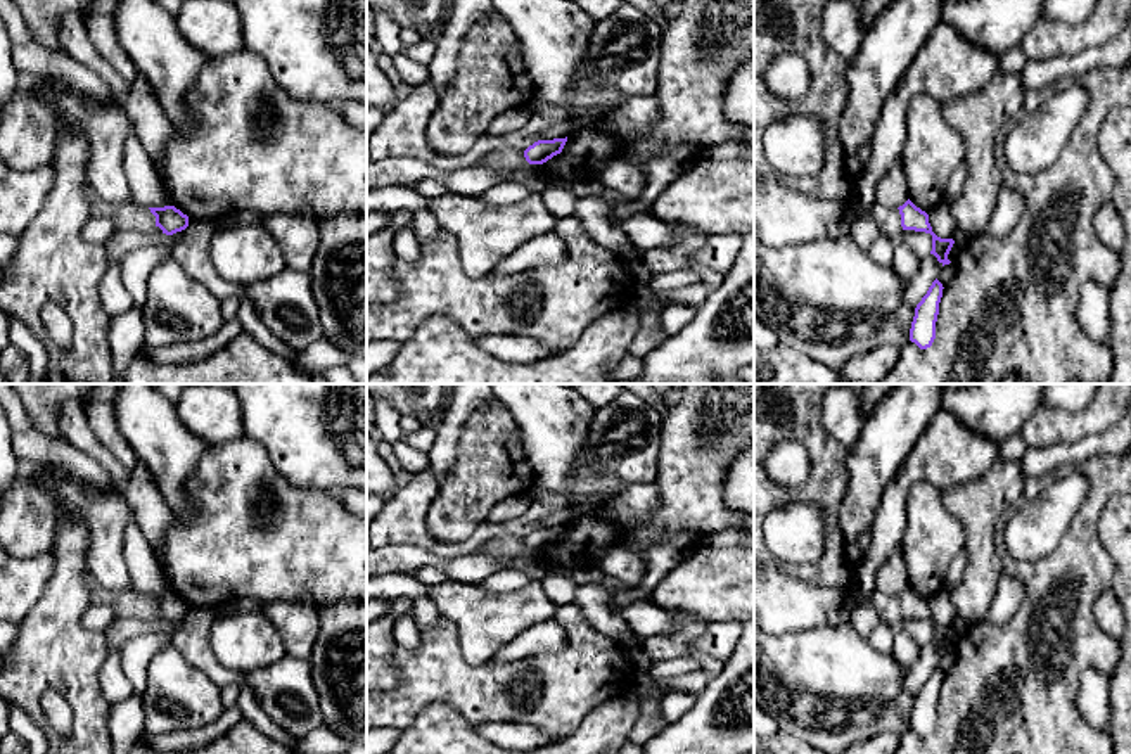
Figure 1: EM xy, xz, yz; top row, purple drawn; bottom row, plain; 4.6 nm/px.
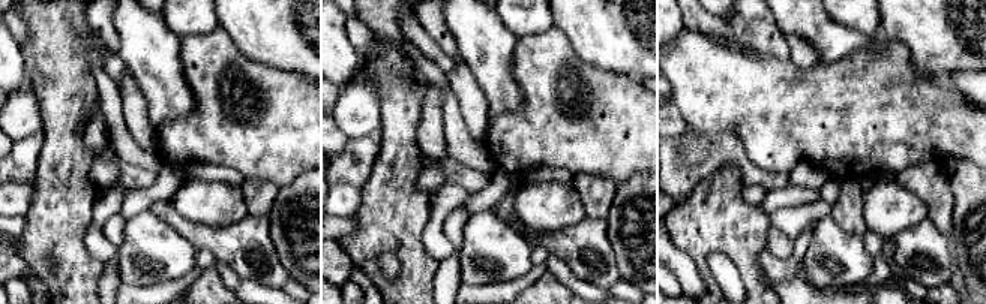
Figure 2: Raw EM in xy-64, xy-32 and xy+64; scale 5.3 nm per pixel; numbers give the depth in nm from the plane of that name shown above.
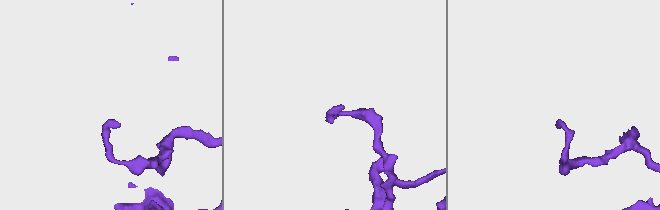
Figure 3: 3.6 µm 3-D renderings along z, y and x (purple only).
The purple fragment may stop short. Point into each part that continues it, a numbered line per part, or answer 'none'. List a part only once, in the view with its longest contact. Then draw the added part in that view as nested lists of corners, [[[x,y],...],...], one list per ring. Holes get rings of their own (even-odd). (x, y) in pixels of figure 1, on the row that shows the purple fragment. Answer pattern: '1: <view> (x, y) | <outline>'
none

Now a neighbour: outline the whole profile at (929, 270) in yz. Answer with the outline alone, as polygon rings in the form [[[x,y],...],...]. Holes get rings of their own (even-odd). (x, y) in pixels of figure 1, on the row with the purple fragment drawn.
[[[929,254],[923,259],[920,259],[920,270],[911,278],[911,284],[906,291],[906,301],[910,308],[917,308],[917,304],[927,294],[932,282],[939,277],[941,270],[942,263],[939,263],[934,254]]]

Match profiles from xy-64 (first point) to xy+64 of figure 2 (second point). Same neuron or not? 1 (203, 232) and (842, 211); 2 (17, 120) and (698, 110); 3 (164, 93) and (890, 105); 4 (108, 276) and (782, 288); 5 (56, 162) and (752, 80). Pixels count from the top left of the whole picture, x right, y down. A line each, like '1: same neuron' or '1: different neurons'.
1: different neurons
2: same neuron
3: different neurons
4: different neurons
5: different neurons

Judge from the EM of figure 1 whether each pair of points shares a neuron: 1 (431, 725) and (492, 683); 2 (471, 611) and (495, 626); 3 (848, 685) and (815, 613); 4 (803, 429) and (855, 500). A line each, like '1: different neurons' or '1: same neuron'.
1: different neurons
2: same neuron
3: different neurons
4: different neurons

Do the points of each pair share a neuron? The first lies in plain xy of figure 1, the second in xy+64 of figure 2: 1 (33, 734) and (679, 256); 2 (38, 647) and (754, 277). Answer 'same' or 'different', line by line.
1: same
2: same

